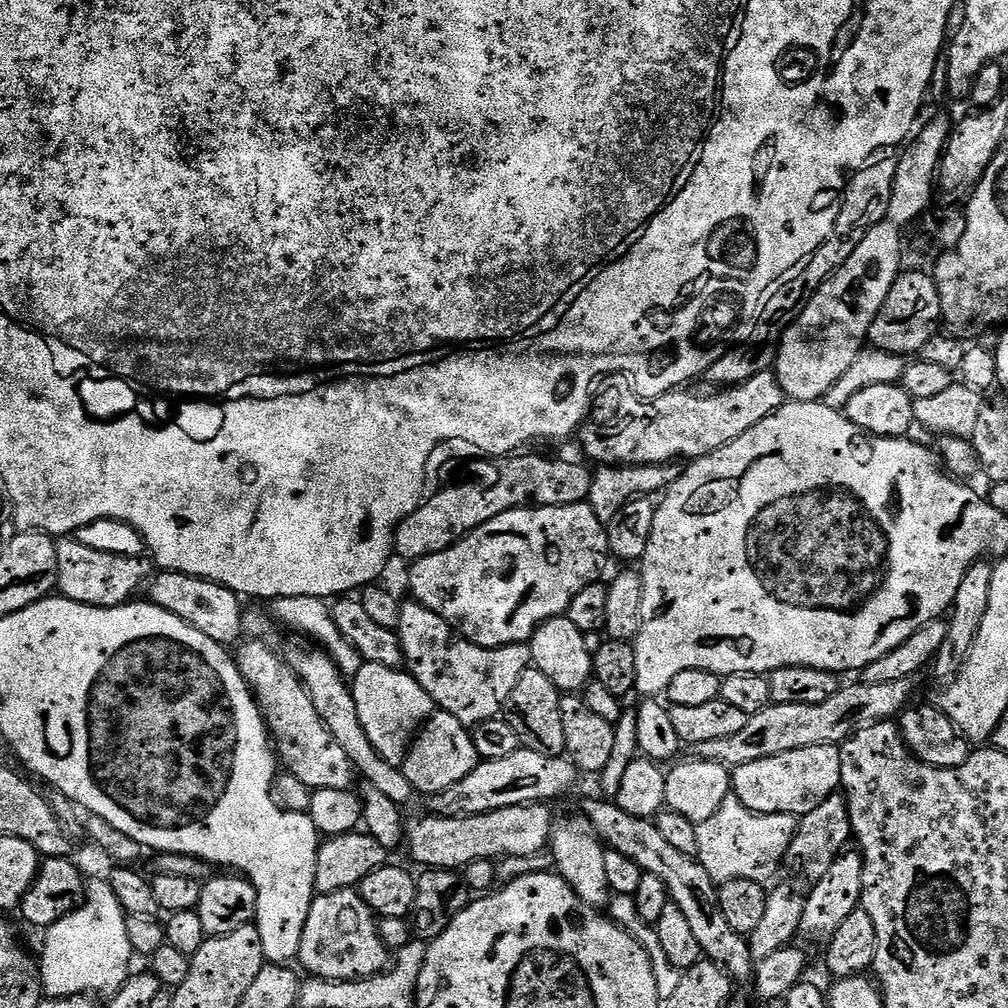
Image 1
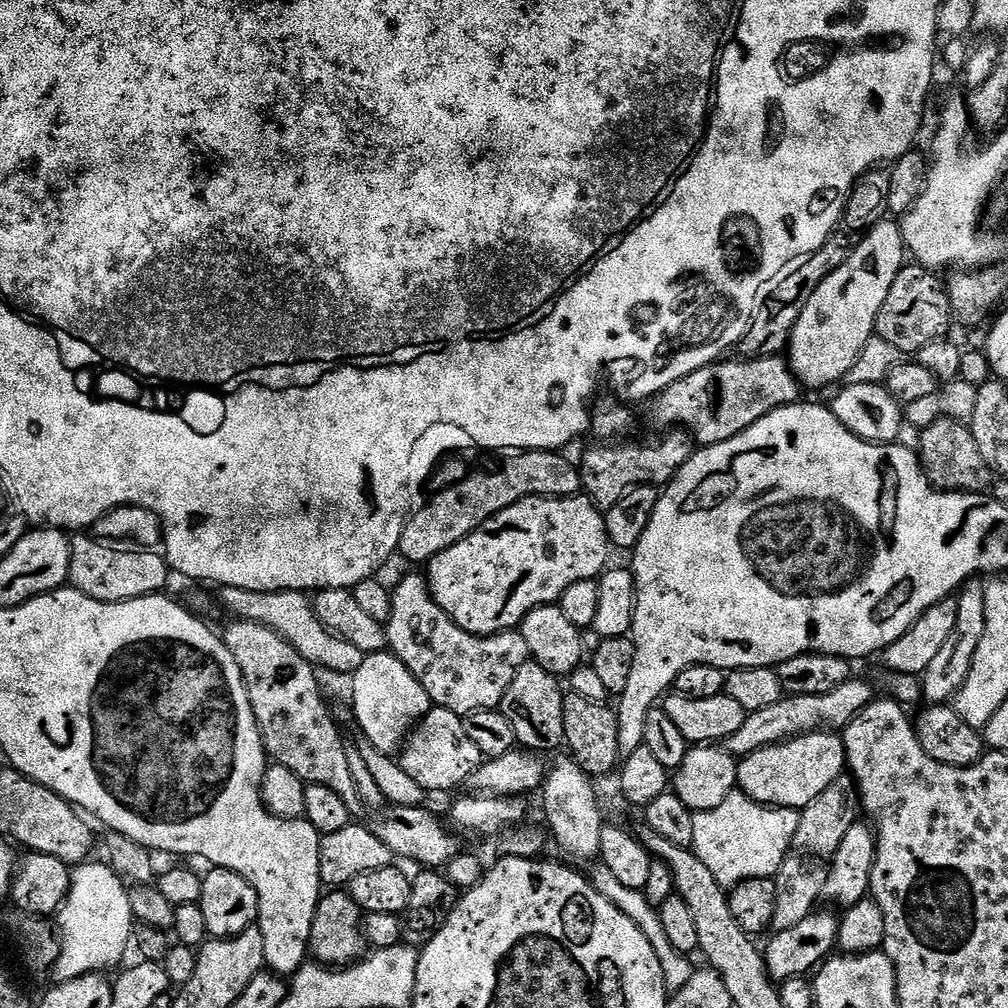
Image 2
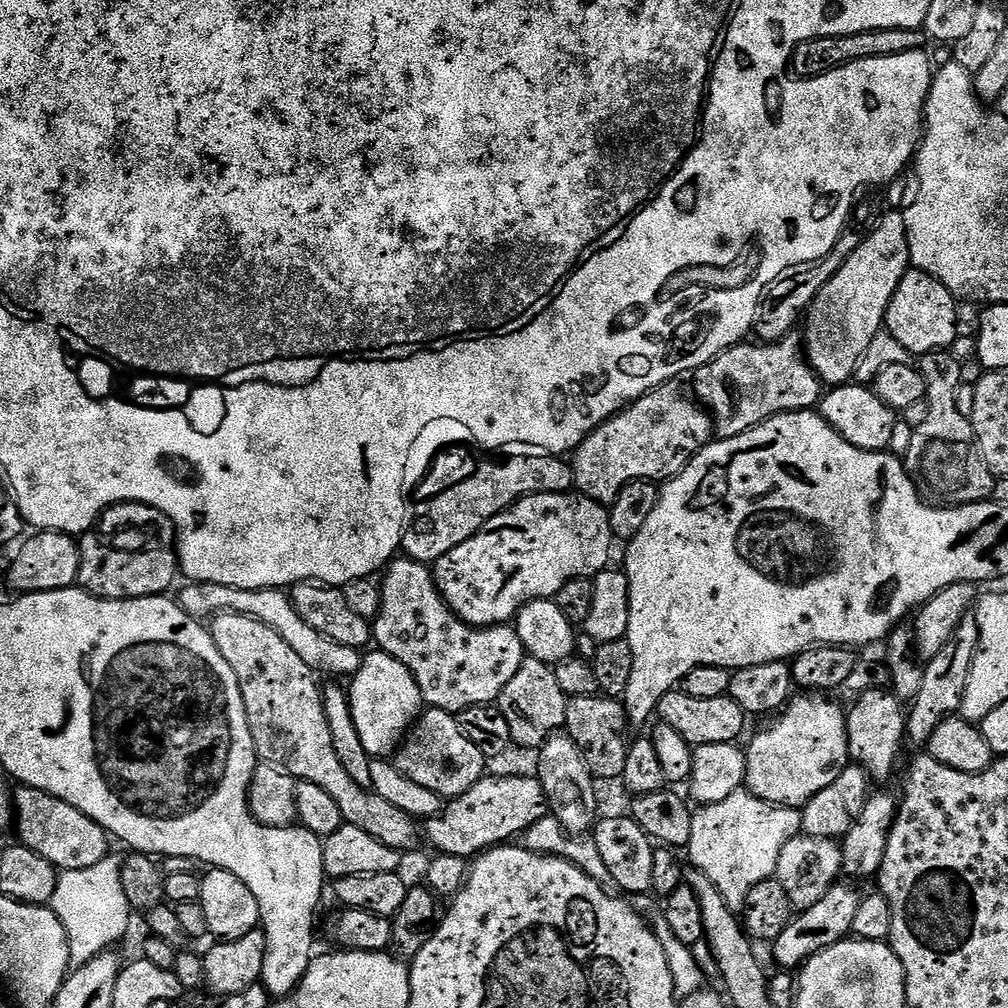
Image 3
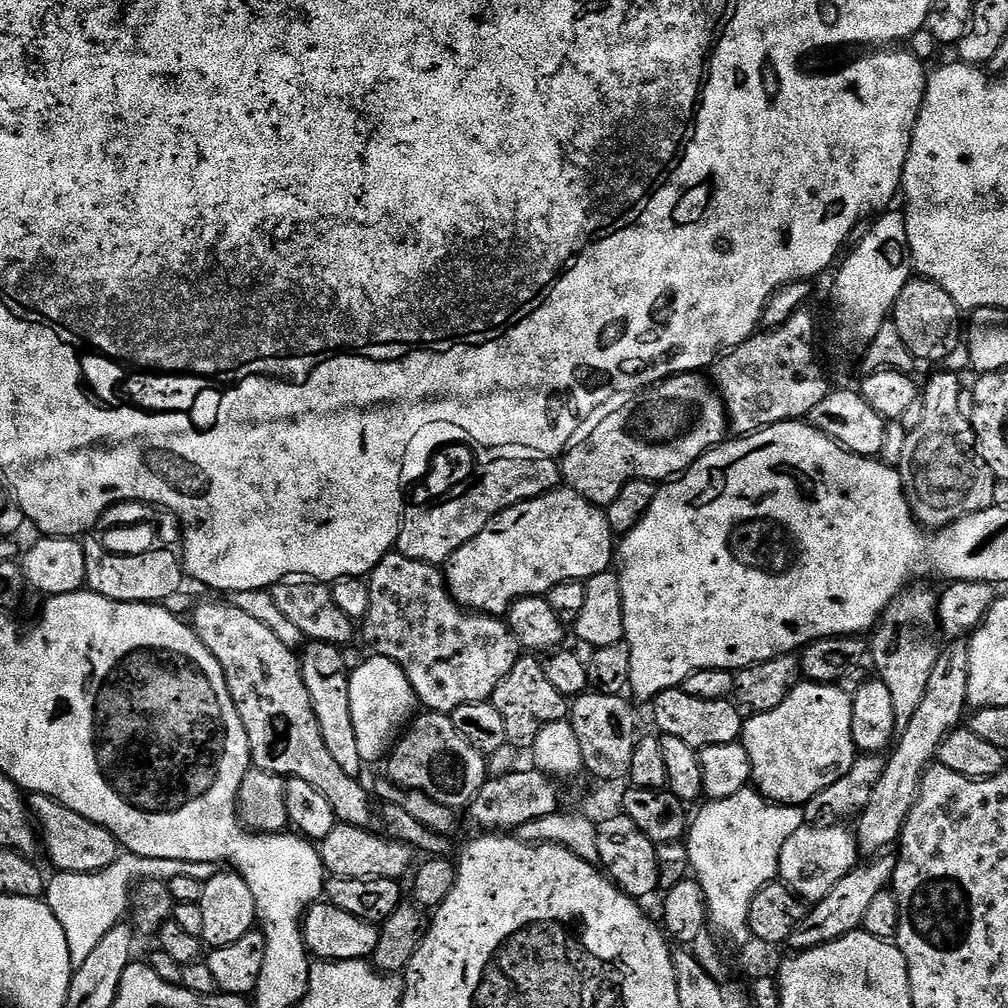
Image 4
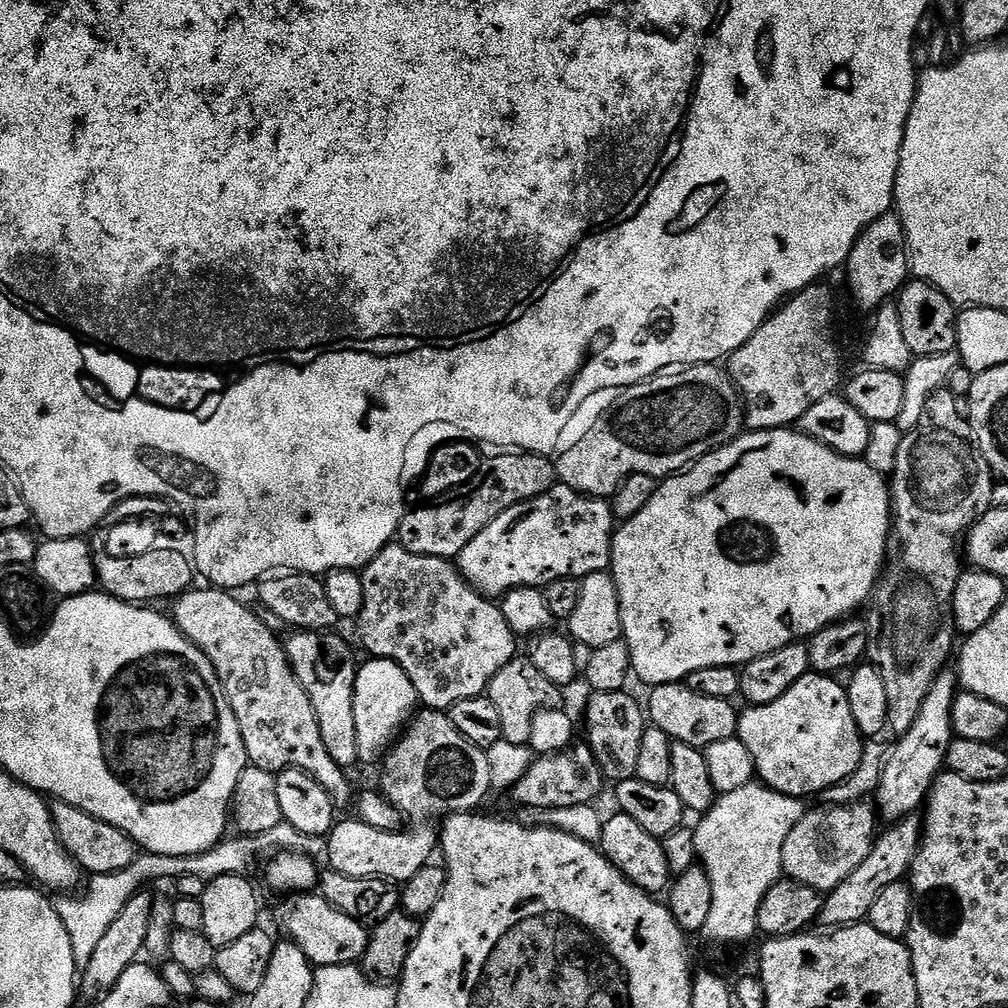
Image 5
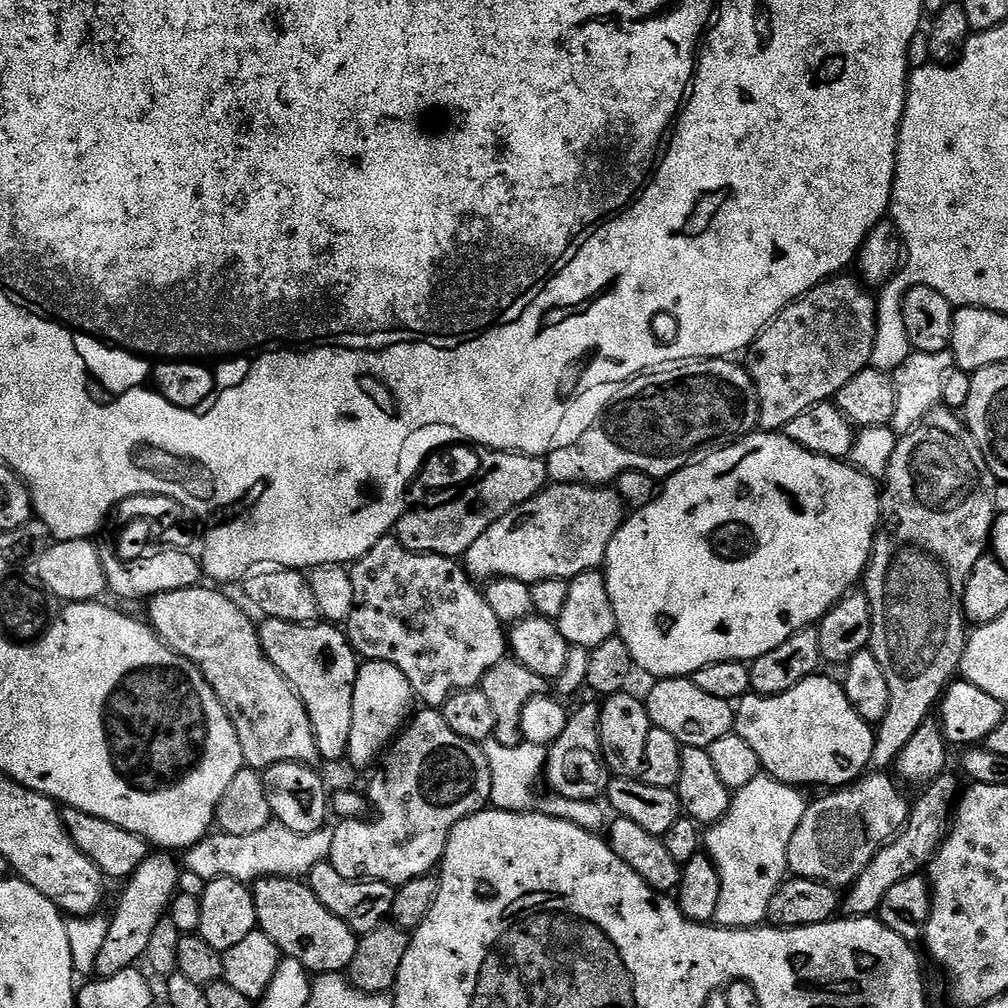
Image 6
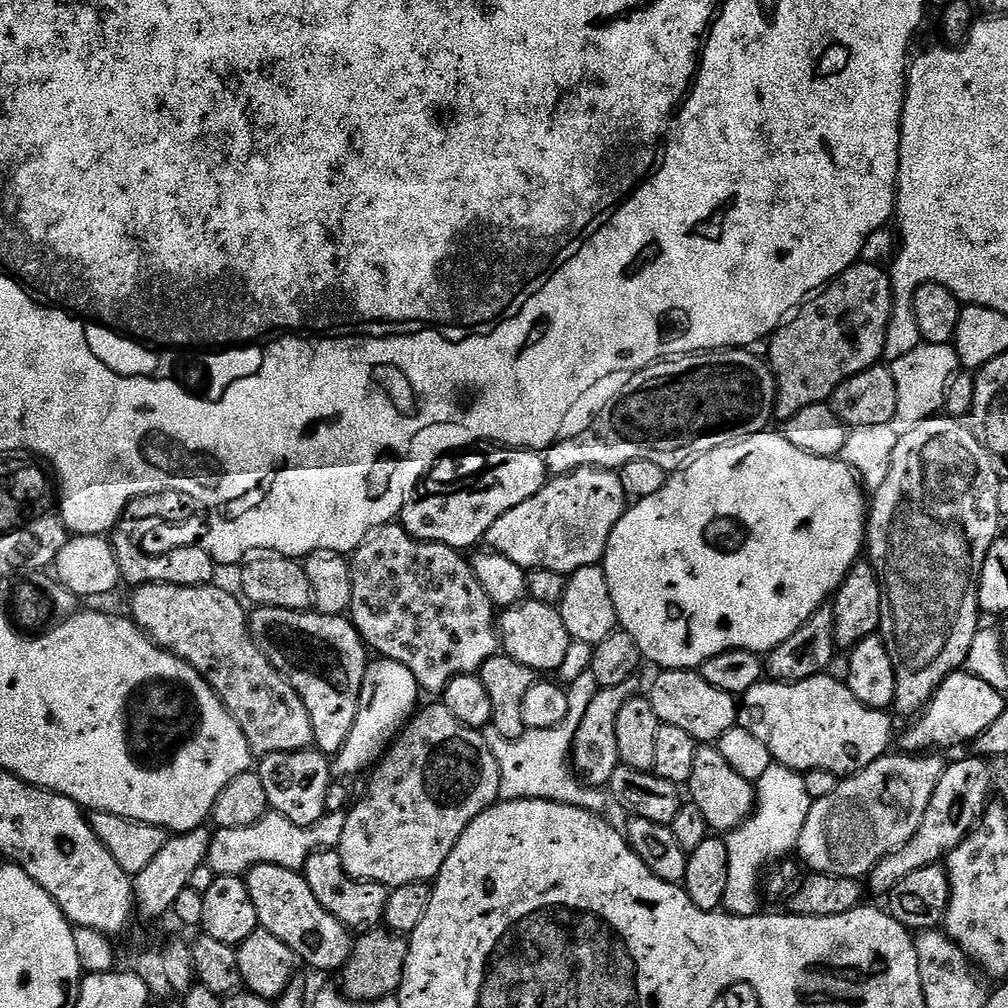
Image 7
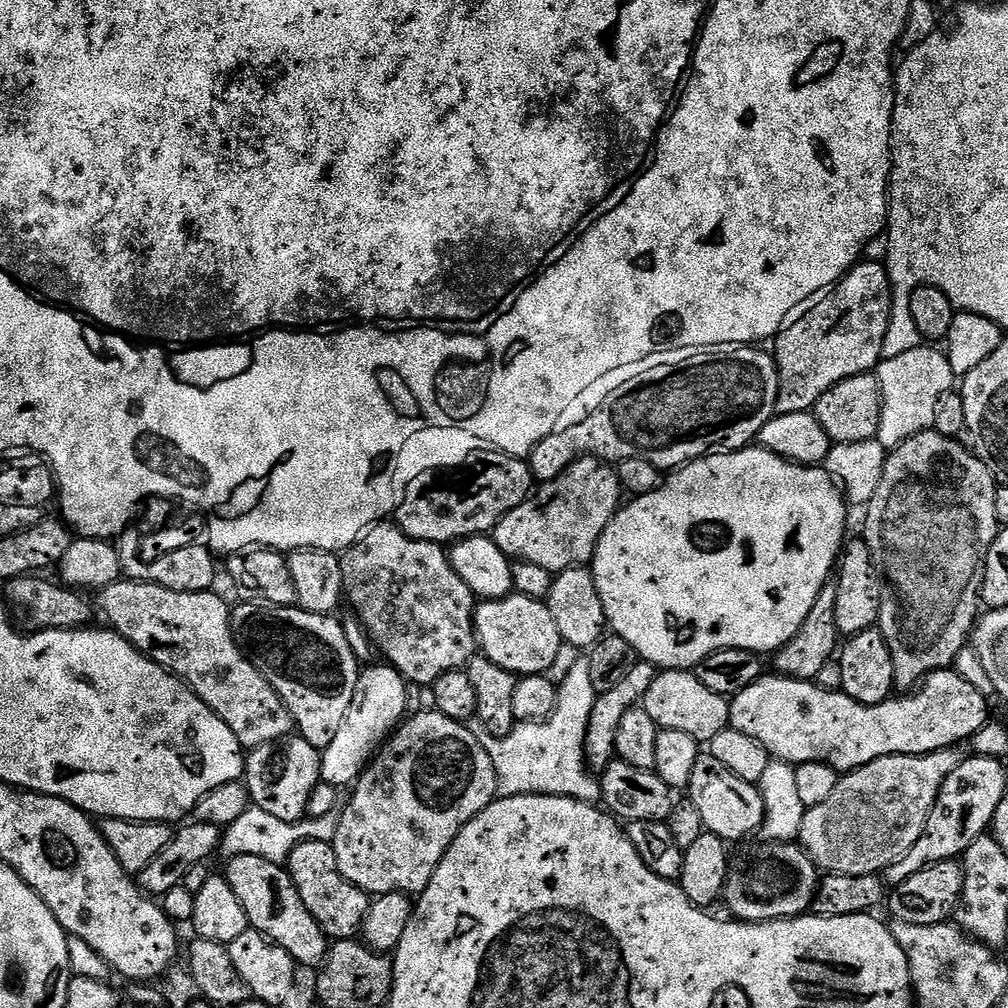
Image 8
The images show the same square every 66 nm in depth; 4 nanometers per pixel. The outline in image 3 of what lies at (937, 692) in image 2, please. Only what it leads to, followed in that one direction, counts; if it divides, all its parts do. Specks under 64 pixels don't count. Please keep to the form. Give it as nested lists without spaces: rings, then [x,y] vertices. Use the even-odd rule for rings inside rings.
[[[970,614],[962,622],[958,622],[958,630],[950,634],[950,642],[942,646],[940,653],[934,654],[934,658],[923,665],[922,686],[918,686],[918,694],[906,712],[906,740],[909,745],[927,745],[938,722],[959,713],[962,694],[966,694],[966,682],[970,682],[970,670],[974,666],[979,645],[980,627],[975,615]]]

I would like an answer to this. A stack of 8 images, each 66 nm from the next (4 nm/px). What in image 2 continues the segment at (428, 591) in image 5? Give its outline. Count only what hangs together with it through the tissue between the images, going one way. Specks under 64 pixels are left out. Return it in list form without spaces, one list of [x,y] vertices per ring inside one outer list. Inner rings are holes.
[[[423,575],[402,577],[391,593],[390,618],[384,625],[384,633],[388,635],[387,651],[418,678],[433,705],[462,718],[475,712],[499,709],[506,690],[510,690],[510,682],[514,682],[514,674],[530,660],[519,631],[475,636],[462,630],[432,600]]]

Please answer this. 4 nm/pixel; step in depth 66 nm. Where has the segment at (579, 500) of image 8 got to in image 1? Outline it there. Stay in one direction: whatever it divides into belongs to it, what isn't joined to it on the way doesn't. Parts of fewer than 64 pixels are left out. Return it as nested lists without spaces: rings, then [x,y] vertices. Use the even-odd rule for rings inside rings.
[[[571,504],[570,506],[525,506],[523,508],[515,508],[506,514],[498,514],[498,518],[494,518],[490,522],[486,522],[482,526],[478,526],[473,532],[463,536],[454,546],[450,546],[446,550],[442,550],[438,554],[430,554],[426,558],[415,561],[411,565],[412,568],[408,572],[408,584],[412,587],[410,592],[411,599],[417,600],[422,606],[426,606],[430,610],[434,610],[434,614],[438,614],[451,626],[452,631],[457,636],[463,636],[464,639],[474,642],[483,648],[501,648],[507,644],[523,644],[531,641],[532,633],[540,624],[545,624],[550,618],[555,616],[563,616],[567,613],[570,602],[574,598],[574,594],[578,594],[578,590],[582,590],[586,586],[597,583],[600,567],[604,564],[604,556],[609,555],[608,551],[608,533],[606,531],[605,521],[598,518],[598,514],[594,514],[594,510],[587,504]]]

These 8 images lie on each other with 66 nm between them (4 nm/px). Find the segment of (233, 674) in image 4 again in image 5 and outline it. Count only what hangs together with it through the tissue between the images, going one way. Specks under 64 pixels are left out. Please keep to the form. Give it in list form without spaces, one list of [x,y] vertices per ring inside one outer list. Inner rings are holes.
[[[215,586],[203,587],[175,597],[170,616],[180,633],[200,648],[206,658],[210,658],[230,702],[230,710],[234,710],[234,718],[238,718],[238,730],[246,746],[249,765],[273,774],[279,774],[286,768],[302,770],[310,774],[314,782],[322,786],[322,790],[326,790],[337,809],[344,808],[347,804],[349,807],[354,800],[354,791],[348,785],[349,773],[340,768],[338,762],[334,762],[334,758],[330,758],[330,753],[326,751],[326,746],[322,743],[322,730],[318,730],[314,706],[306,690],[298,682],[285,647],[276,638],[277,633],[265,626],[263,619],[259,615],[255,616],[242,601],[235,600],[231,591]]]

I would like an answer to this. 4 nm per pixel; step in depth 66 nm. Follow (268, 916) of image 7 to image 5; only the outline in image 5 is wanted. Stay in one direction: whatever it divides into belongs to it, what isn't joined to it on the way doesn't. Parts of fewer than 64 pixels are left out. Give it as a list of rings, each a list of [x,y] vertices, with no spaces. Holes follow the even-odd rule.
[[[292,894],[281,900],[284,901],[276,912],[280,928],[306,954],[309,964],[325,968],[363,961],[370,932],[360,921],[350,918],[350,914],[342,914],[342,910],[319,894]]]

